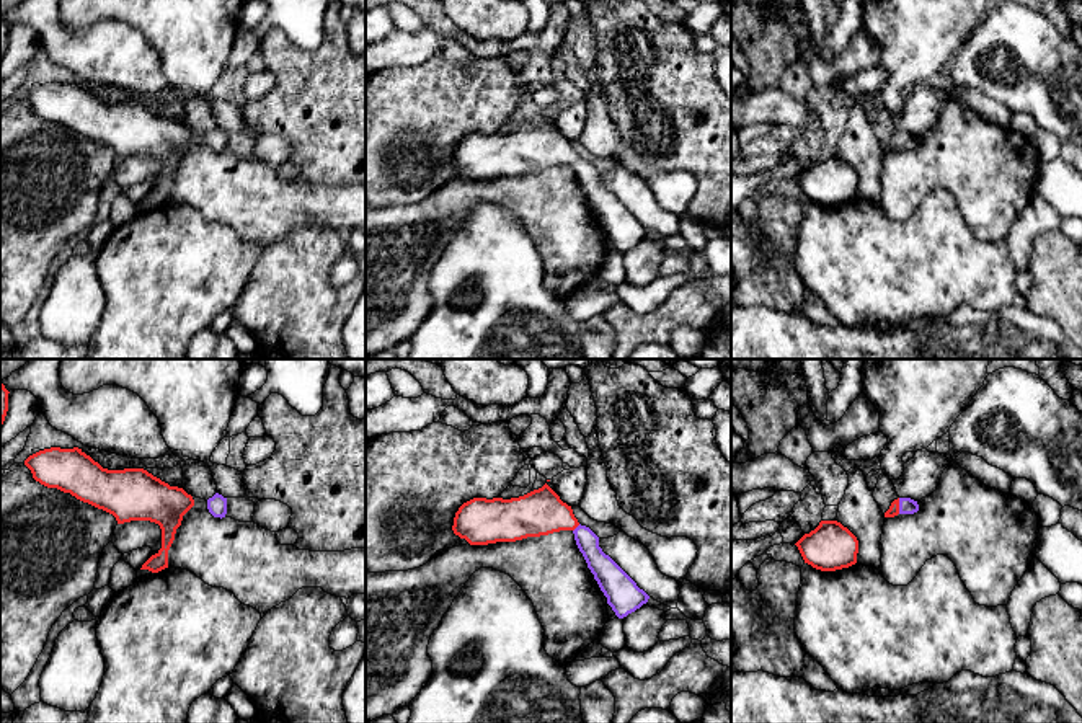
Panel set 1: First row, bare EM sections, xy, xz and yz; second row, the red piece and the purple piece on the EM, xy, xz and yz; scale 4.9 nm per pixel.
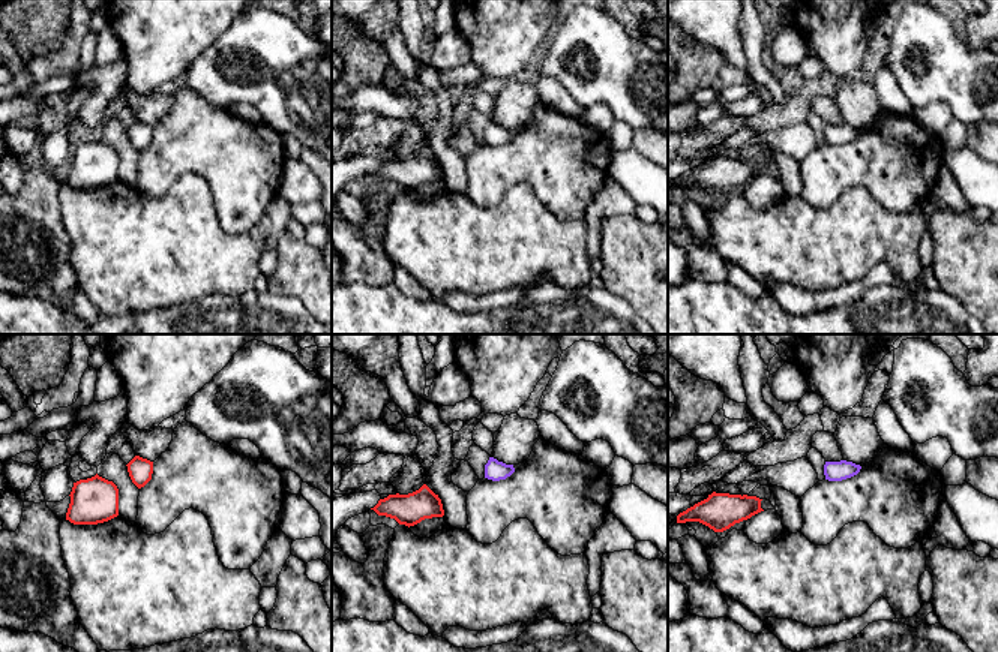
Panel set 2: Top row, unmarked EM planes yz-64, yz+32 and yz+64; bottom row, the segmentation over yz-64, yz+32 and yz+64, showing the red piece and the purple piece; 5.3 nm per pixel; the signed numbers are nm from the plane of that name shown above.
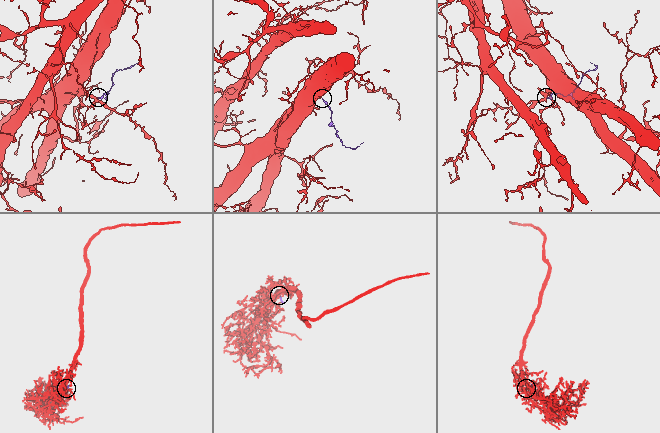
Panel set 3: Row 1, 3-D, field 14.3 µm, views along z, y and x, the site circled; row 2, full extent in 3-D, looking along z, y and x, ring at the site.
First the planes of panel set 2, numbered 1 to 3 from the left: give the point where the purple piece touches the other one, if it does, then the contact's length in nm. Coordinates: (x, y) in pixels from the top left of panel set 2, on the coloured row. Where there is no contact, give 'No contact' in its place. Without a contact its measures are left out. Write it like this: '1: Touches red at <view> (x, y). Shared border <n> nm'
1: No contact
2: No contact
3: No contact

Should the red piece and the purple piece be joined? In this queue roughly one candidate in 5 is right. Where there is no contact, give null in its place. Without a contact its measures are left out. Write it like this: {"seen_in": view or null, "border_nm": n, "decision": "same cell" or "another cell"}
{"seen_in": "yz", "border_nm": 80, "decision": "same cell"}

